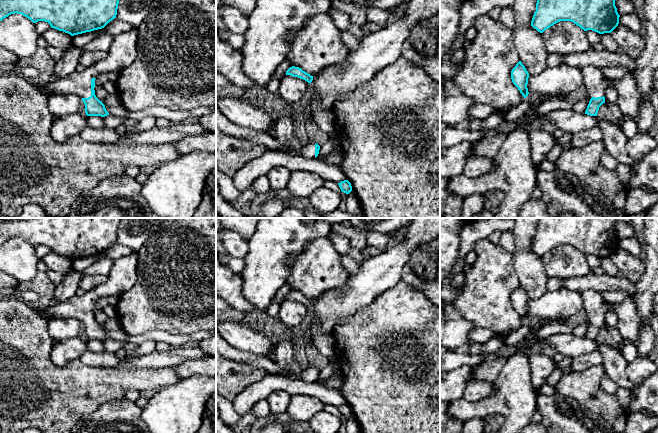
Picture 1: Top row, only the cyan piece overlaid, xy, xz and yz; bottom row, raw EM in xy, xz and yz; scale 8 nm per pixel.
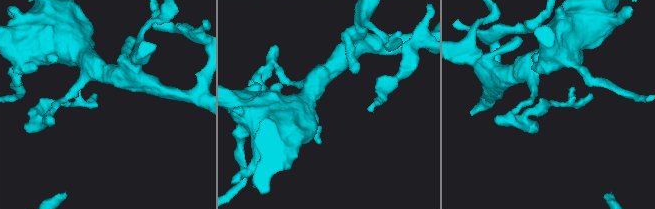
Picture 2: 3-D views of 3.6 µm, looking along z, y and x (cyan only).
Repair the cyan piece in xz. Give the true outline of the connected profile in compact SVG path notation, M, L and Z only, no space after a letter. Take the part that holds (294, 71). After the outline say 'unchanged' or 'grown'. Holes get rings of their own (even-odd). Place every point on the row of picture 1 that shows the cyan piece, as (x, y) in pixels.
M292 66L286 71L286 75L291 75L293 77L298 77L300 79L303 79L307 81L308 83L311 83L313 80L313 76L310 74L306 73L299 67Z; unchanged

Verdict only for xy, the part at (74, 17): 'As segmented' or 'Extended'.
As segmented

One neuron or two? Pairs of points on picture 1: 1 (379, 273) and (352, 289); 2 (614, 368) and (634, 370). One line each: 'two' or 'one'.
1: one
2: two

